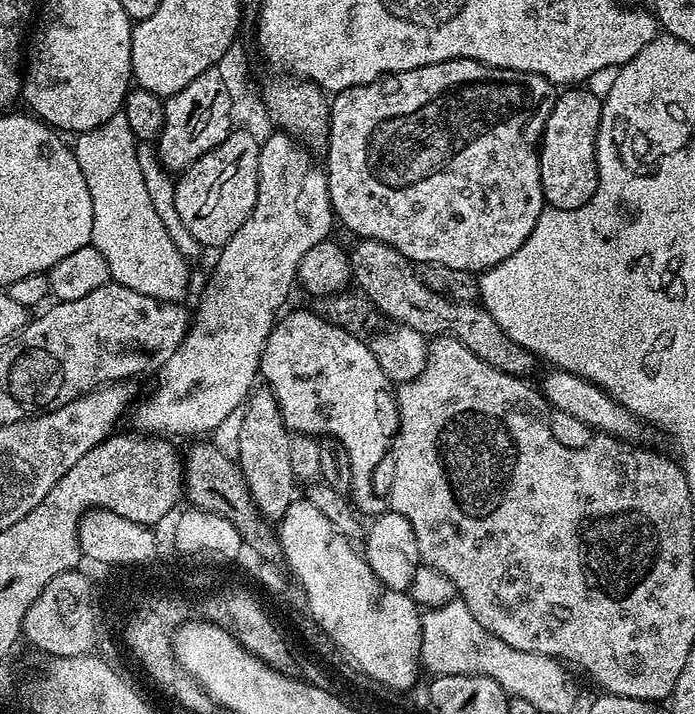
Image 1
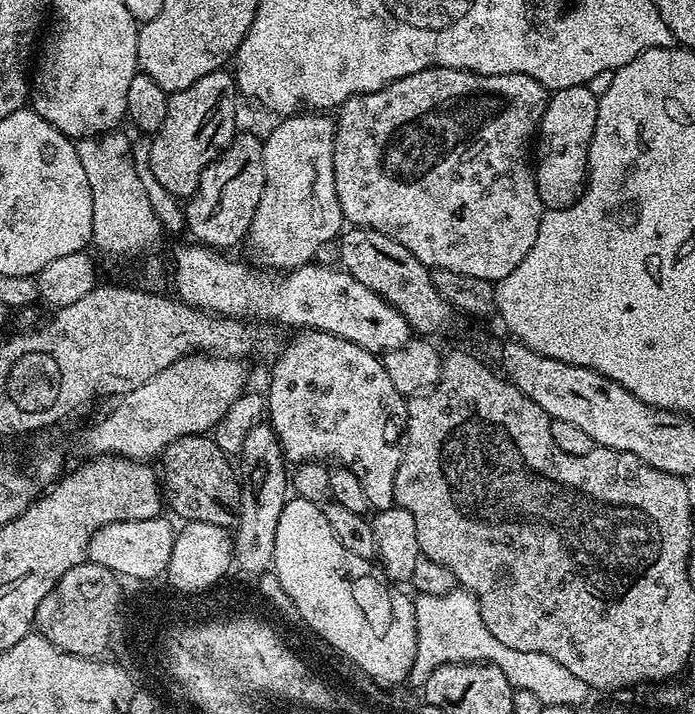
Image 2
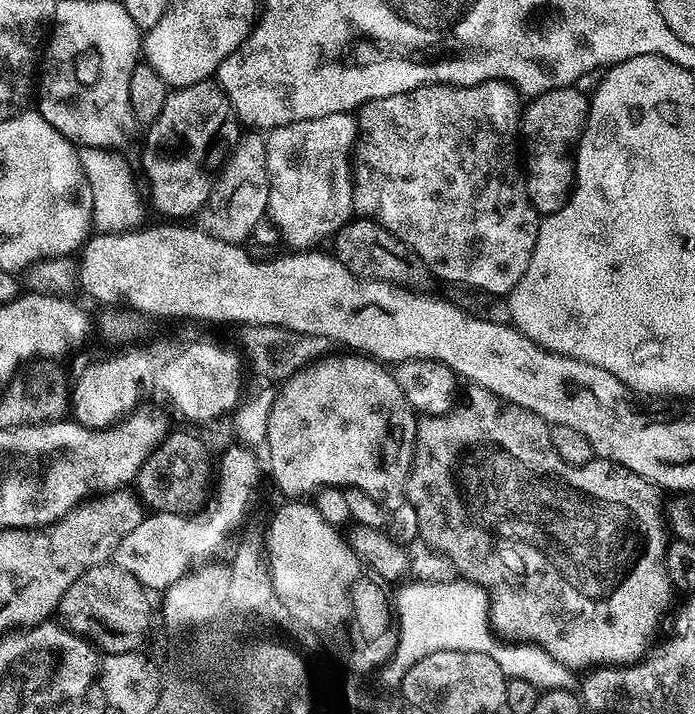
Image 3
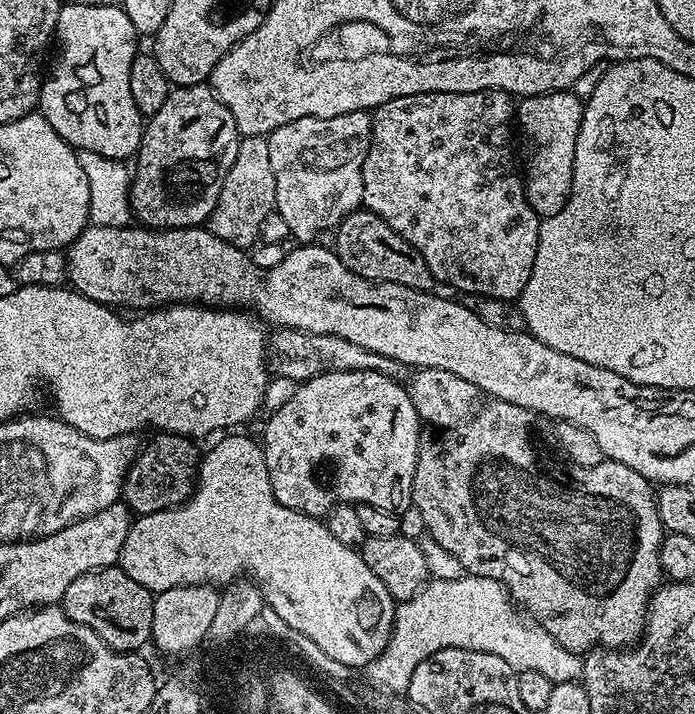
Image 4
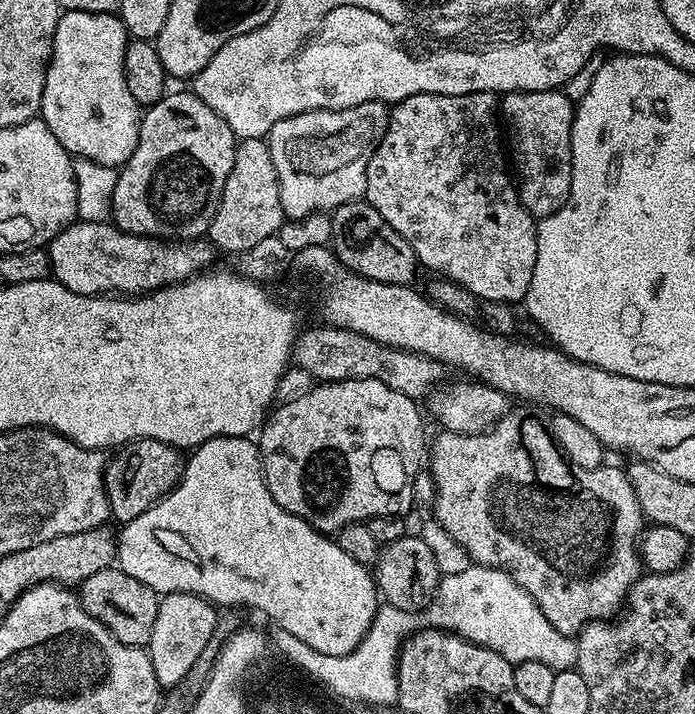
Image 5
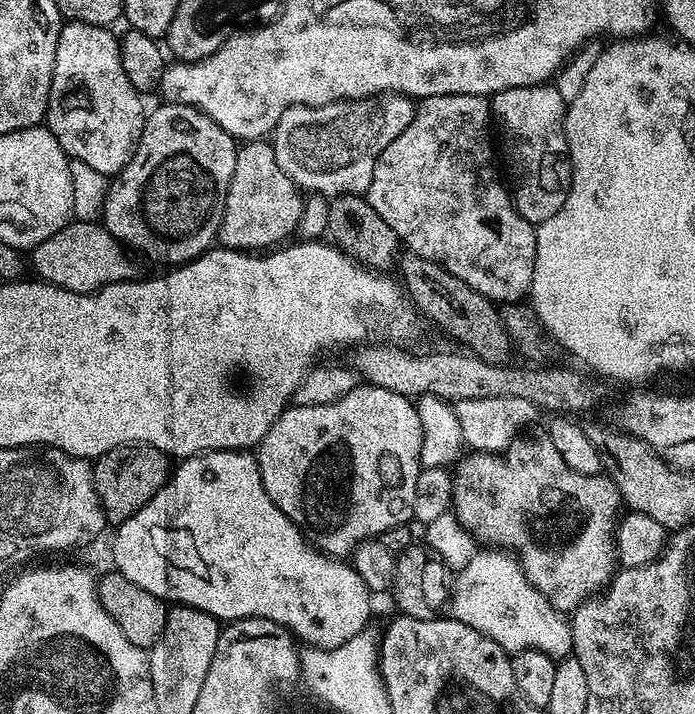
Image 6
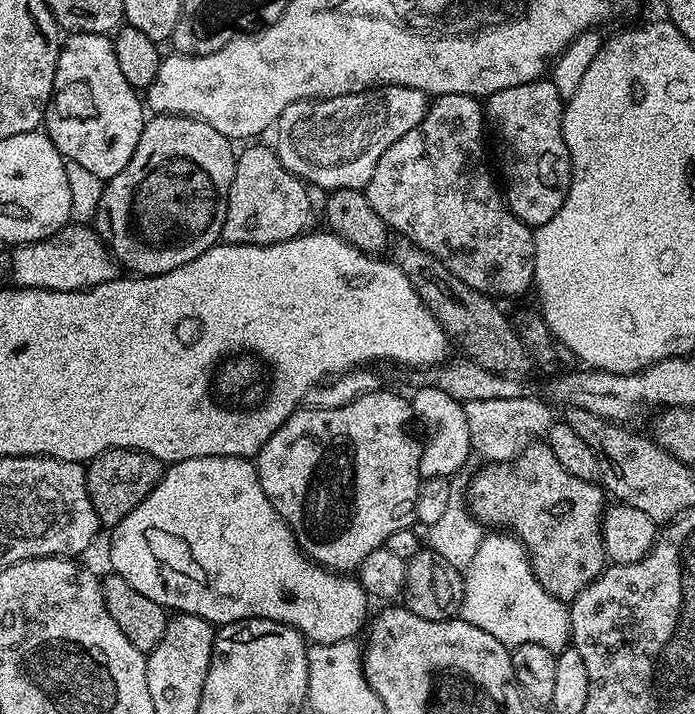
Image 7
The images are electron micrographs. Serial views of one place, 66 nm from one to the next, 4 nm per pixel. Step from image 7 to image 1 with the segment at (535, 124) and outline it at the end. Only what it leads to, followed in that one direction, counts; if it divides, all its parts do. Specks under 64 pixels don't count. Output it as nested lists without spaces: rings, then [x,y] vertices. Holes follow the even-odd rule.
[[[568,86],[557,95],[540,140],[542,194],[547,207],[574,210],[590,202],[598,186],[596,139],[601,118],[601,97],[595,96],[587,86]]]

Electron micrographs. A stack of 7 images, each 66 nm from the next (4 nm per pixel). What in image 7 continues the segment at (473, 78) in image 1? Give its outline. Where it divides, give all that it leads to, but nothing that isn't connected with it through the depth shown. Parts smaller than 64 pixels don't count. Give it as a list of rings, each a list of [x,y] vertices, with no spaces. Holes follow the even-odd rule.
[[[446,94],[435,97],[429,103],[428,113],[424,115],[422,122],[418,122],[418,126],[414,126],[414,130],[402,134],[402,138],[398,138],[398,142],[394,142],[394,146],[390,146],[390,150],[386,150],[386,154],[382,154],[382,158],[378,158],[378,166],[374,166],[374,174],[368,183],[366,195],[370,206],[374,206],[378,218],[382,218],[382,222],[388,225],[393,233],[404,236],[422,250],[429,252],[435,263],[450,270],[458,278],[462,278],[462,282],[466,282],[466,286],[474,286],[474,290],[484,292],[493,298],[520,296],[527,288],[529,291],[533,287],[536,279],[536,255],[534,254],[536,237],[533,229],[529,225],[523,224],[508,208],[503,191],[498,187],[497,181],[496,184],[492,181],[491,170],[476,168],[484,160],[484,128],[486,132],[486,108],[477,97],[466,94]]]

